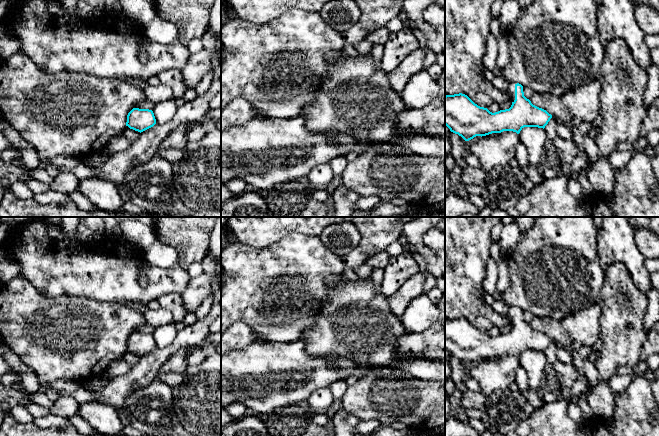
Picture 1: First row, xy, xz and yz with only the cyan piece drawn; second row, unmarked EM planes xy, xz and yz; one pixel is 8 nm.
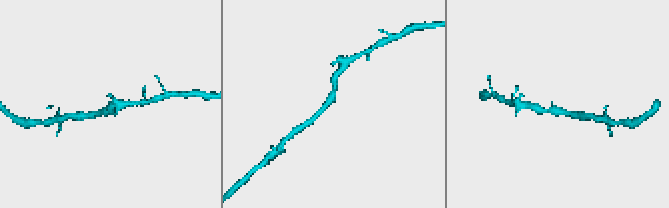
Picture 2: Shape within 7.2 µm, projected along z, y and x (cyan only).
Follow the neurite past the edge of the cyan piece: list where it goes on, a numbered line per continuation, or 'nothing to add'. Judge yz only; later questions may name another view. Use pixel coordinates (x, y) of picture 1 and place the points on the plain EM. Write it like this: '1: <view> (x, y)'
1: yz (511, 309)

